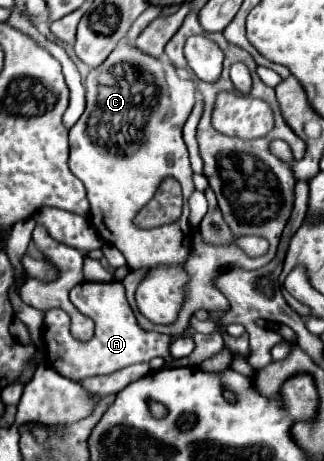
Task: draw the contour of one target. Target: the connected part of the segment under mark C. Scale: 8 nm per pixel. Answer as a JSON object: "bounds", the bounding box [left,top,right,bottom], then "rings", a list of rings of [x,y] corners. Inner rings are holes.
{"bounds":[70,43,196,325],"rings":[[[120,43],[102,65],[98,65],[88,73],[84,81],[86,109],[78,119],[78,123],[70,129],[70,171],[84,183],[88,191],[88,201],[92,205],[90,221],[104,241],[112,243],[124,253],[132,269],[140,269],[140,267],[150,269],[148,277],[140,283],[136,291],[136,303],[144,317],[148,317],[152,323],[164,323],[164,325],[176,319],[176,313],[182,305],[184,299],[182,287],[186,283],[186,273],[182,271],[182,263],[186,261],[192,249],[194,229],[188,223],[186,201],[194,191],[194,183],[192,183],[192,169],[188,161],[188,149],[182,141],[182,125],[186,123],[196,103],[196,83],[192,79],[178,79],[176,75],[170,79],[166,69],[168,67],[160,59],[140,53],[134,45]],[[164,177],[174,177],[182,183],[182,193],[184,193],[182,217],[170,225],[162,225],[156,229],[134,227],[132,223],[134,215],[140,211],[140,207],[144,207],[152,199],[154,191],[158,189]]]}

